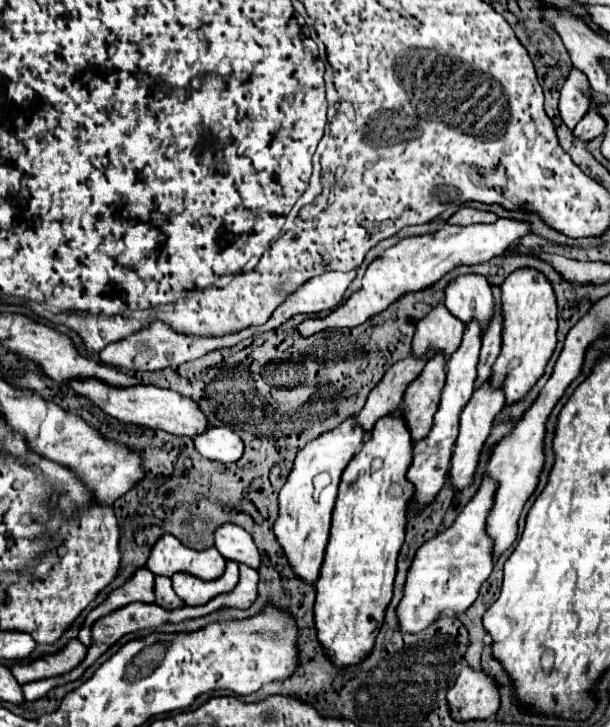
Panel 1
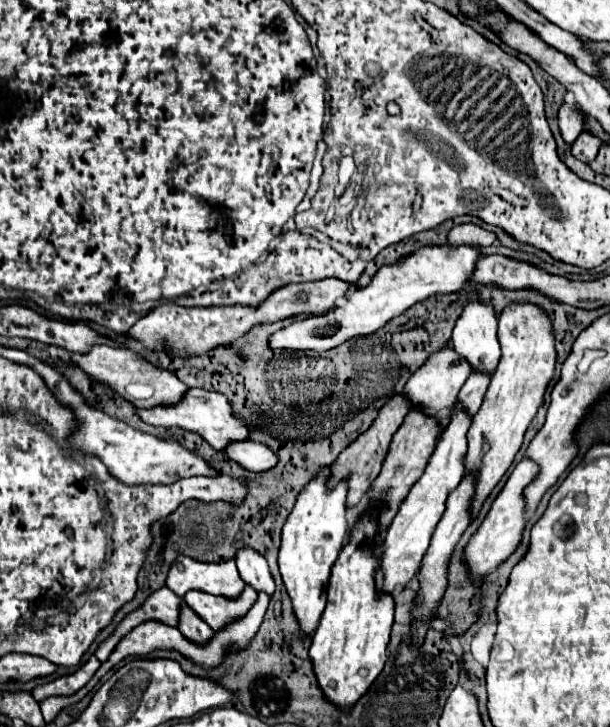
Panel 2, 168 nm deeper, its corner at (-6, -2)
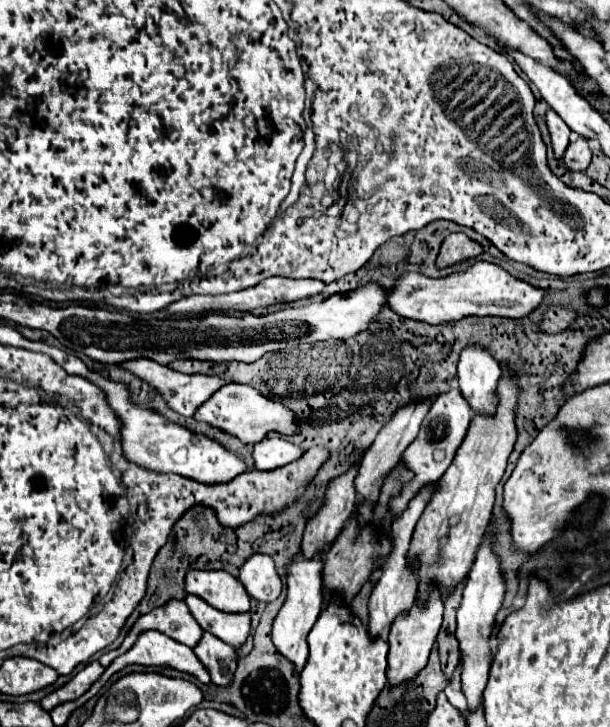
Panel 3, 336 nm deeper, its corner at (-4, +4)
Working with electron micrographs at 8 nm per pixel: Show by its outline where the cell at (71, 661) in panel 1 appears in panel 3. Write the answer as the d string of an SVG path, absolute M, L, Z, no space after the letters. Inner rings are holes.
M93 661L89 663L85 669L81 669L67 685L63 685L61 689L53 691L51 695L47 695L43 701L41 701L41 707L45 711L51 711L53 707L61 705L61 703L67 703L67 701L75 701L77 697L81 697L101 675L103 675L103 665L99 661Z

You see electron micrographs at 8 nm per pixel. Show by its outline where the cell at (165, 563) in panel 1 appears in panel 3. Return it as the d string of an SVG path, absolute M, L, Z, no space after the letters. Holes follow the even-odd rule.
M189 571L185 577L185 589L219 611L249 611L249 595L245 587L227 571Z

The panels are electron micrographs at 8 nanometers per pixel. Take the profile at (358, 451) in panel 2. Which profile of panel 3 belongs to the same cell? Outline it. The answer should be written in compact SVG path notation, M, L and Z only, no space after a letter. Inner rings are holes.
M351 467L345 475L335 477L325 495L325 505L319 509L319 513L307 523L305 535L303 535L303 555L311 559L317 555L317 551L325 553L329 549L329 543L337 539L341 533L341 527L345 527L347 519L353 513L357 495L355 495L355 481L357 467Z

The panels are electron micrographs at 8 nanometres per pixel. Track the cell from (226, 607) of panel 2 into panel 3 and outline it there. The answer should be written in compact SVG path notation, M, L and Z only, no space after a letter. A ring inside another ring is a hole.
M187 595L185 603L203 631L219 637L221 641L225 641L235 649L241 649L245 645L251 631L251 613L243 613L243 615L223 613L209 607L195 595Z

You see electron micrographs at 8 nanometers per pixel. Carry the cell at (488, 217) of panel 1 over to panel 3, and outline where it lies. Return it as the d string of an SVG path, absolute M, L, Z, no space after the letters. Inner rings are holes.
M453 233L453 235L449 235L449 237L443 241L435 265L437 265L439 269L445 269L445 267L451 267L451 265L455 265L455 263L473 259L473 257L477 257L481 251L483 251L481 245L475 243L475 241L471 241L467 235L463 235L463 233Z

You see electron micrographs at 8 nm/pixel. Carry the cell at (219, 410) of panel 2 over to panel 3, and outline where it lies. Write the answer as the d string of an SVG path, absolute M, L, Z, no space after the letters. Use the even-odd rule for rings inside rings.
M225 385L221 387L207 403L203 403L197 413L197 421L205 421L213 427L223 429L229 435L235 435L241 443L259 443L267 433L277 431L281 435L297 435L299 419L293 409L283 403L275 403L273 399L261 395L257 389L249 385Z

